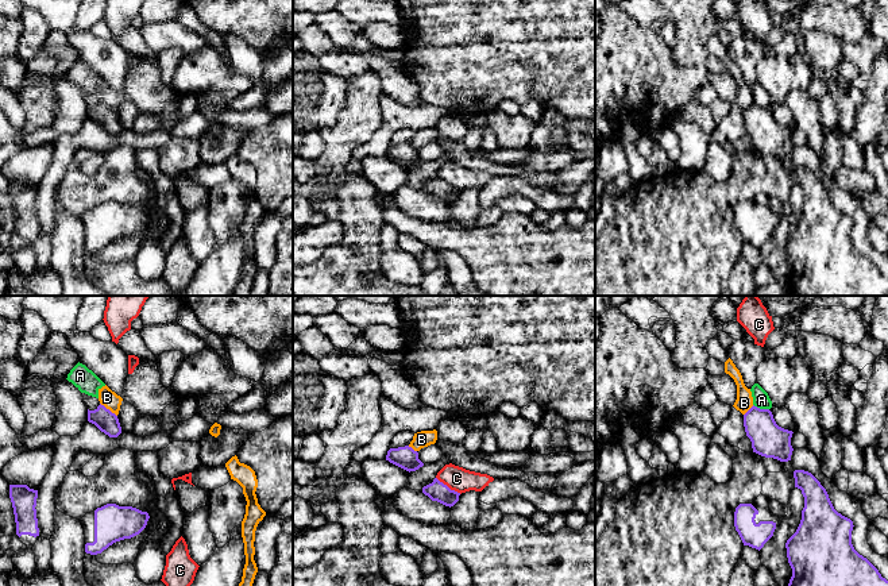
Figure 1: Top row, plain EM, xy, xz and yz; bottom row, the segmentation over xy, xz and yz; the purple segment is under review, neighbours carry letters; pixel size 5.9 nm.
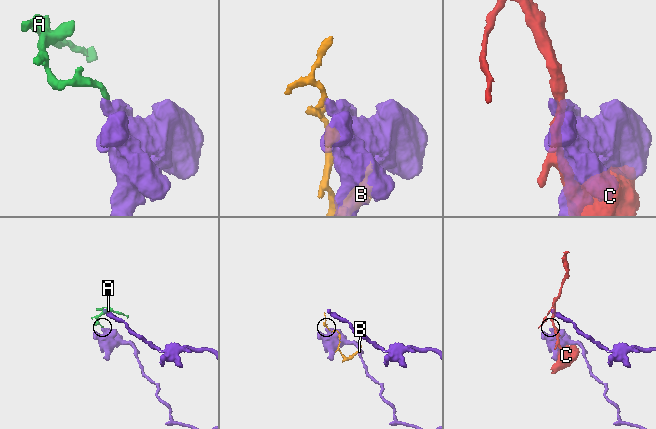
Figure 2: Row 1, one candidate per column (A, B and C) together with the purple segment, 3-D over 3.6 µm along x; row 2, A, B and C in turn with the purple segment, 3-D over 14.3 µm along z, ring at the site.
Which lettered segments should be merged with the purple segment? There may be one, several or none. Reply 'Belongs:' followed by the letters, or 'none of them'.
Belongs: none of them

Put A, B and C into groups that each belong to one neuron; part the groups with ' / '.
A / B / C

